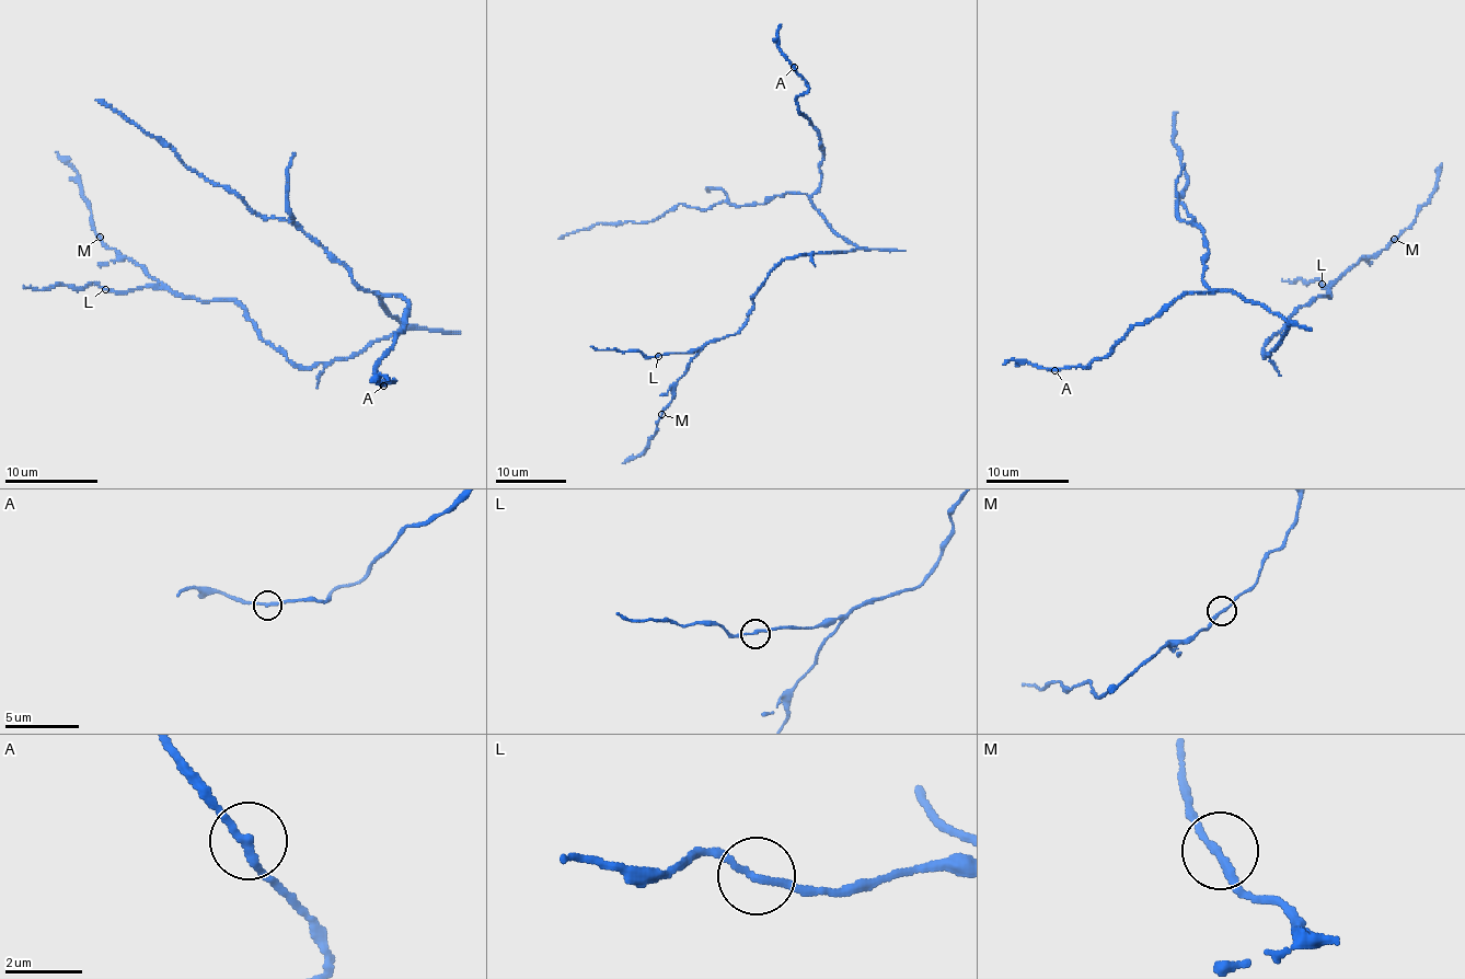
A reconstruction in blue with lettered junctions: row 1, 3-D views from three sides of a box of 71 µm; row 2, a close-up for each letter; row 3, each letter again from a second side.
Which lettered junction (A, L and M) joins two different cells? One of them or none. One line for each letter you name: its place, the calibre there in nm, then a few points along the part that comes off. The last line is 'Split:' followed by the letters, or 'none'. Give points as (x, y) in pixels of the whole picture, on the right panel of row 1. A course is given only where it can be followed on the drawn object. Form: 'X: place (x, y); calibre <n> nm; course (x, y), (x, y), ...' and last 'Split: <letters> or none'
Split: none

